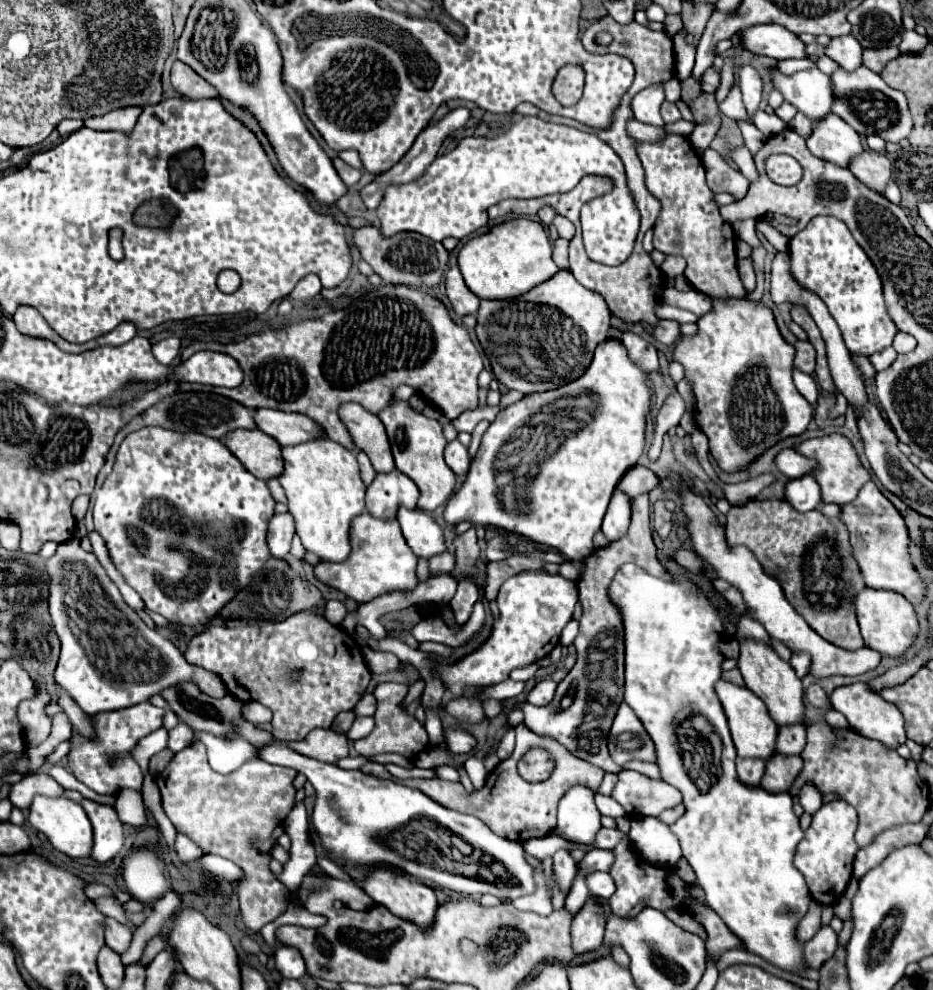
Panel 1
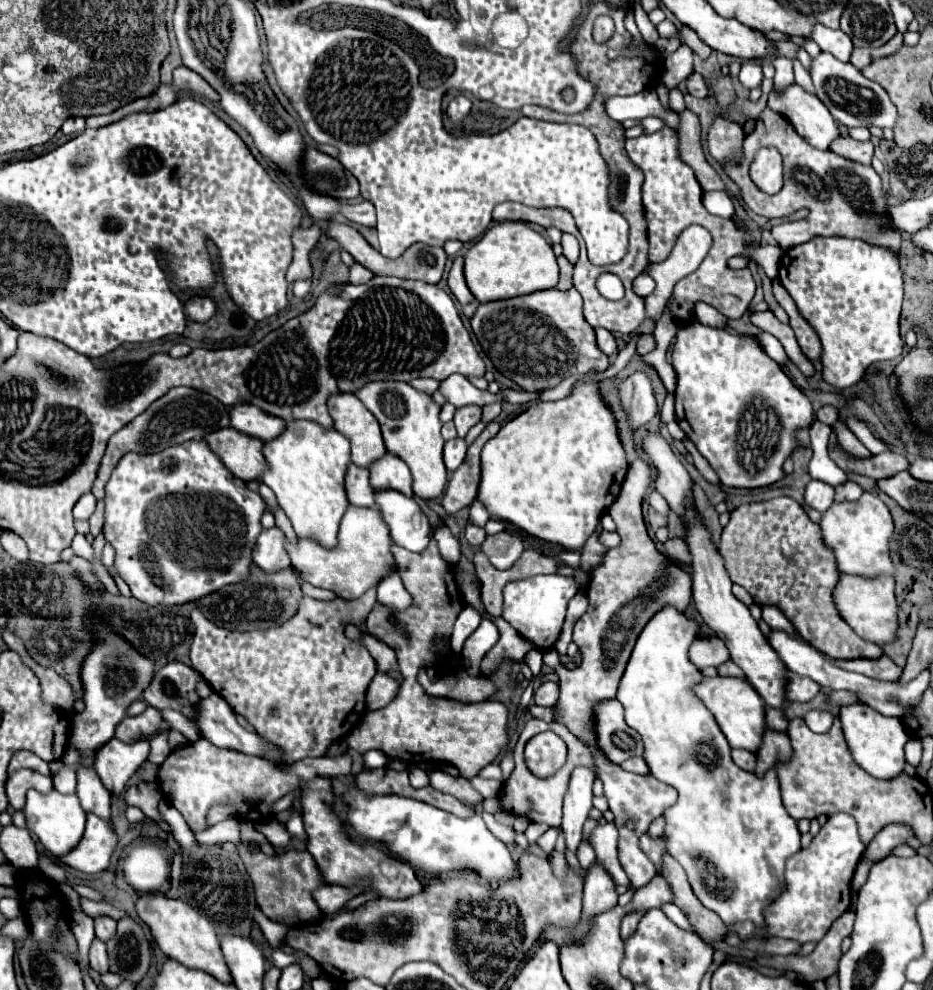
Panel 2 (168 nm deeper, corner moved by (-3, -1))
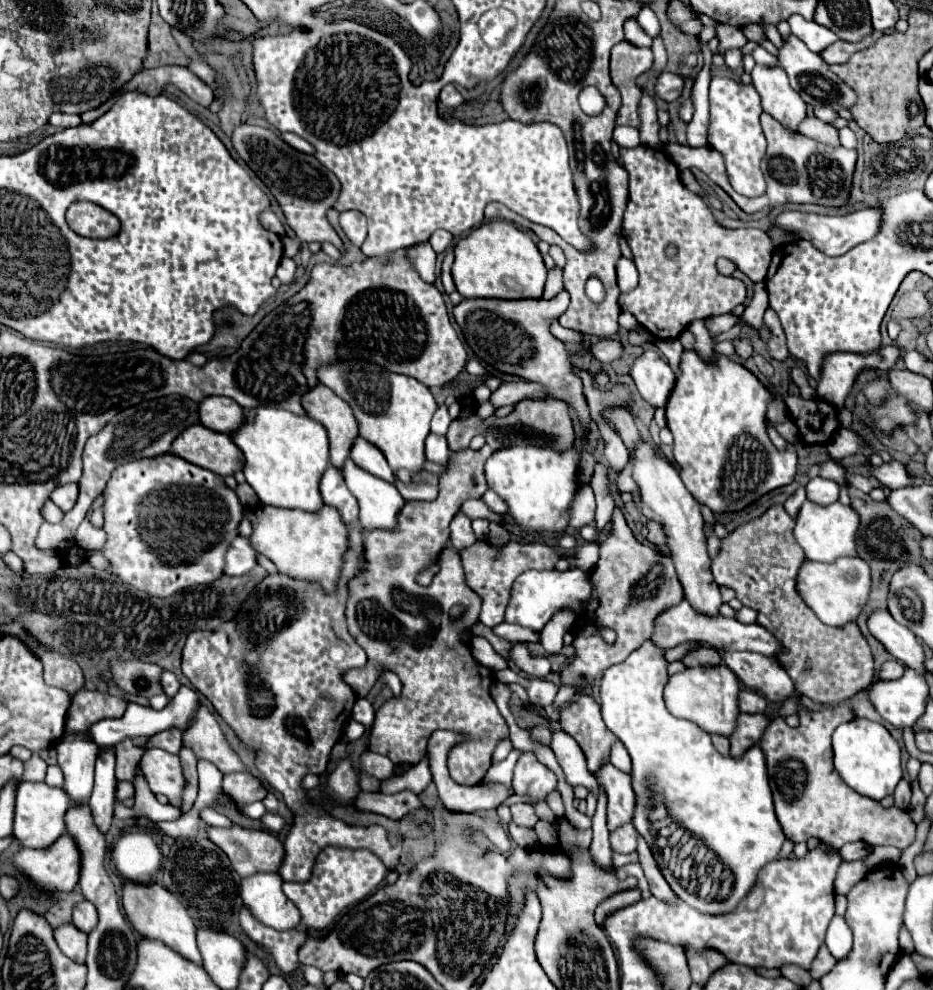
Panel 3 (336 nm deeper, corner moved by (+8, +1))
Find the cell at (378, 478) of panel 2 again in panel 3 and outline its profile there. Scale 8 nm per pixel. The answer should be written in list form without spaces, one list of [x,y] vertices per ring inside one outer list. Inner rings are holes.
[[[355,438],[349,456],[359,468],[367,470],[369,474],[373,474],[385,482],[393,482],[393,472],[391,472],[389,464],[385,462],[385,456],[381,454],[381,450],[377,450],[377,446],[365,442],[363,438]]]

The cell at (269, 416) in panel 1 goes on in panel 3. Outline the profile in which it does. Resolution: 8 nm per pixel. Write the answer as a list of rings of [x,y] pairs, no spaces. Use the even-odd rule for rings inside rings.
[[[205,398],[199,404],[199,420],[205,428],[231,434],[241,424],[241,406],[229,398]]]

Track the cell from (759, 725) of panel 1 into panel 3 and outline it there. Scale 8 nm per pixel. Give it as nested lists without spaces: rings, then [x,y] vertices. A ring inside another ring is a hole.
[[[695,666],[685,668],[683,672],[673,674],[667,680],[663,698],[667,700],[667,710],[673,712],[677,718],[691,720],[705,728],[709,734],[725,734],[729,736],[735,726],[737,718],[737,694],[739,694],[739,680],[737,676],[725,666]]]

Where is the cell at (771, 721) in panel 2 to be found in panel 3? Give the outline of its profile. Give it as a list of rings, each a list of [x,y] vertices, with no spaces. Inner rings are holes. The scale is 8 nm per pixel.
[[[741,690],[741,694],[737,696],[737,704],[741,712],[749,712],[749,714],[765,712],[765,706],[767,706],[765,698],[753,690]]]

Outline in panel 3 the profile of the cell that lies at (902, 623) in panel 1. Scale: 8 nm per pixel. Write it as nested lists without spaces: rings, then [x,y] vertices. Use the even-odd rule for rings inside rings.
[[[843,556],[831,564],[821,564],[813,560],[805,560],[797,574],[797,592],[803,602],[815,612],[815,616],[829,626],[843,626],[847,622],[855,622],[861,606],[869,596],[869,566],[859,556]]]

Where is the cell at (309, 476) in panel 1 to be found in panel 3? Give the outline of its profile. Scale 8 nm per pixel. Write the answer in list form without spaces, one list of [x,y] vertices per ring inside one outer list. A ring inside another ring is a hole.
[[[261,406],[245,412],[243,424],[231,432],[233,442],[245,456],[243,474],[259,500],[277,508],[319,510],[323,506],[317,482],[329,466],[327,430],[309,416]]]

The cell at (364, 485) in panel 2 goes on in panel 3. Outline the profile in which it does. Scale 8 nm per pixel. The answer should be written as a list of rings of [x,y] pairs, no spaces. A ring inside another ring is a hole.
[[[329,466],[319,482],[319,492],[323,498],[323,504],[333,506],[339,514],[341,520],[345,524],[351,524],[357,520],[359,514],[359,506],[357,500],[353,498],[353,494],[349,494],[349,490],[345,488],[345,482],[341,482],[341,470],[335,466]]]

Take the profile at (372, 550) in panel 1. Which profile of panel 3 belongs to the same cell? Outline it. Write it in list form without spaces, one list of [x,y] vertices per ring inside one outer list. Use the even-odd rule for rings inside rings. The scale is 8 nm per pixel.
[[[259,504],[247,508],[245,518],[253,528],[249,544],[259,554],[267,556],[281,574],[321,582],[325,592],[335,590],[341,570],[341,554],[347,550],[347,526],[341,522],[341,516],[337,516],[337,510],[323,506],[317,512],[307,512]]]

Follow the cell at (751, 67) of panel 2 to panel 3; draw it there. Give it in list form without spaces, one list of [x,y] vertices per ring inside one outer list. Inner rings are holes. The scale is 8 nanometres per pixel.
[[[731,48],[731,50],[727,50],[727,52],[723,54],[723,58],[725,58],[725,64],[727,64],[731,70],[741,68],[743,54],[741,54],[741,50],[739,50],[739,48]]]

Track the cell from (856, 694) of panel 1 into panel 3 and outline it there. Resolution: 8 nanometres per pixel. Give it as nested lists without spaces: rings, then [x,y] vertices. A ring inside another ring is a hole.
[[[857,718],[853,722],[845,722],[837,726],[833,732],[833,752],[835,752],[837,774],[859,796],[879,802],[885,796],[891,796],[899,780],[903,778],[901,748],[895,742],[895,738],[889,734],[889,730],[879,722]]]

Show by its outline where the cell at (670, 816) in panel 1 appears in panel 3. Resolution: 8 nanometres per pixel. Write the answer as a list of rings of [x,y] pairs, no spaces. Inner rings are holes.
[[[631,824],[619,826],[609,836],[609,842],[611,842],[611,850],[613,852],[631,854],[631,852],[635,852],[635,846],[637,846],[637,830]]]

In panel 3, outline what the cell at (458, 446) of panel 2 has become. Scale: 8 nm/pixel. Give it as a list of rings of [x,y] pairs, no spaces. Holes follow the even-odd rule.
[[[431,432],[425,440],[425,456],[431,462],[447,462],[451,454],[449,454],[449,446],[447,446],[445,436]]]

